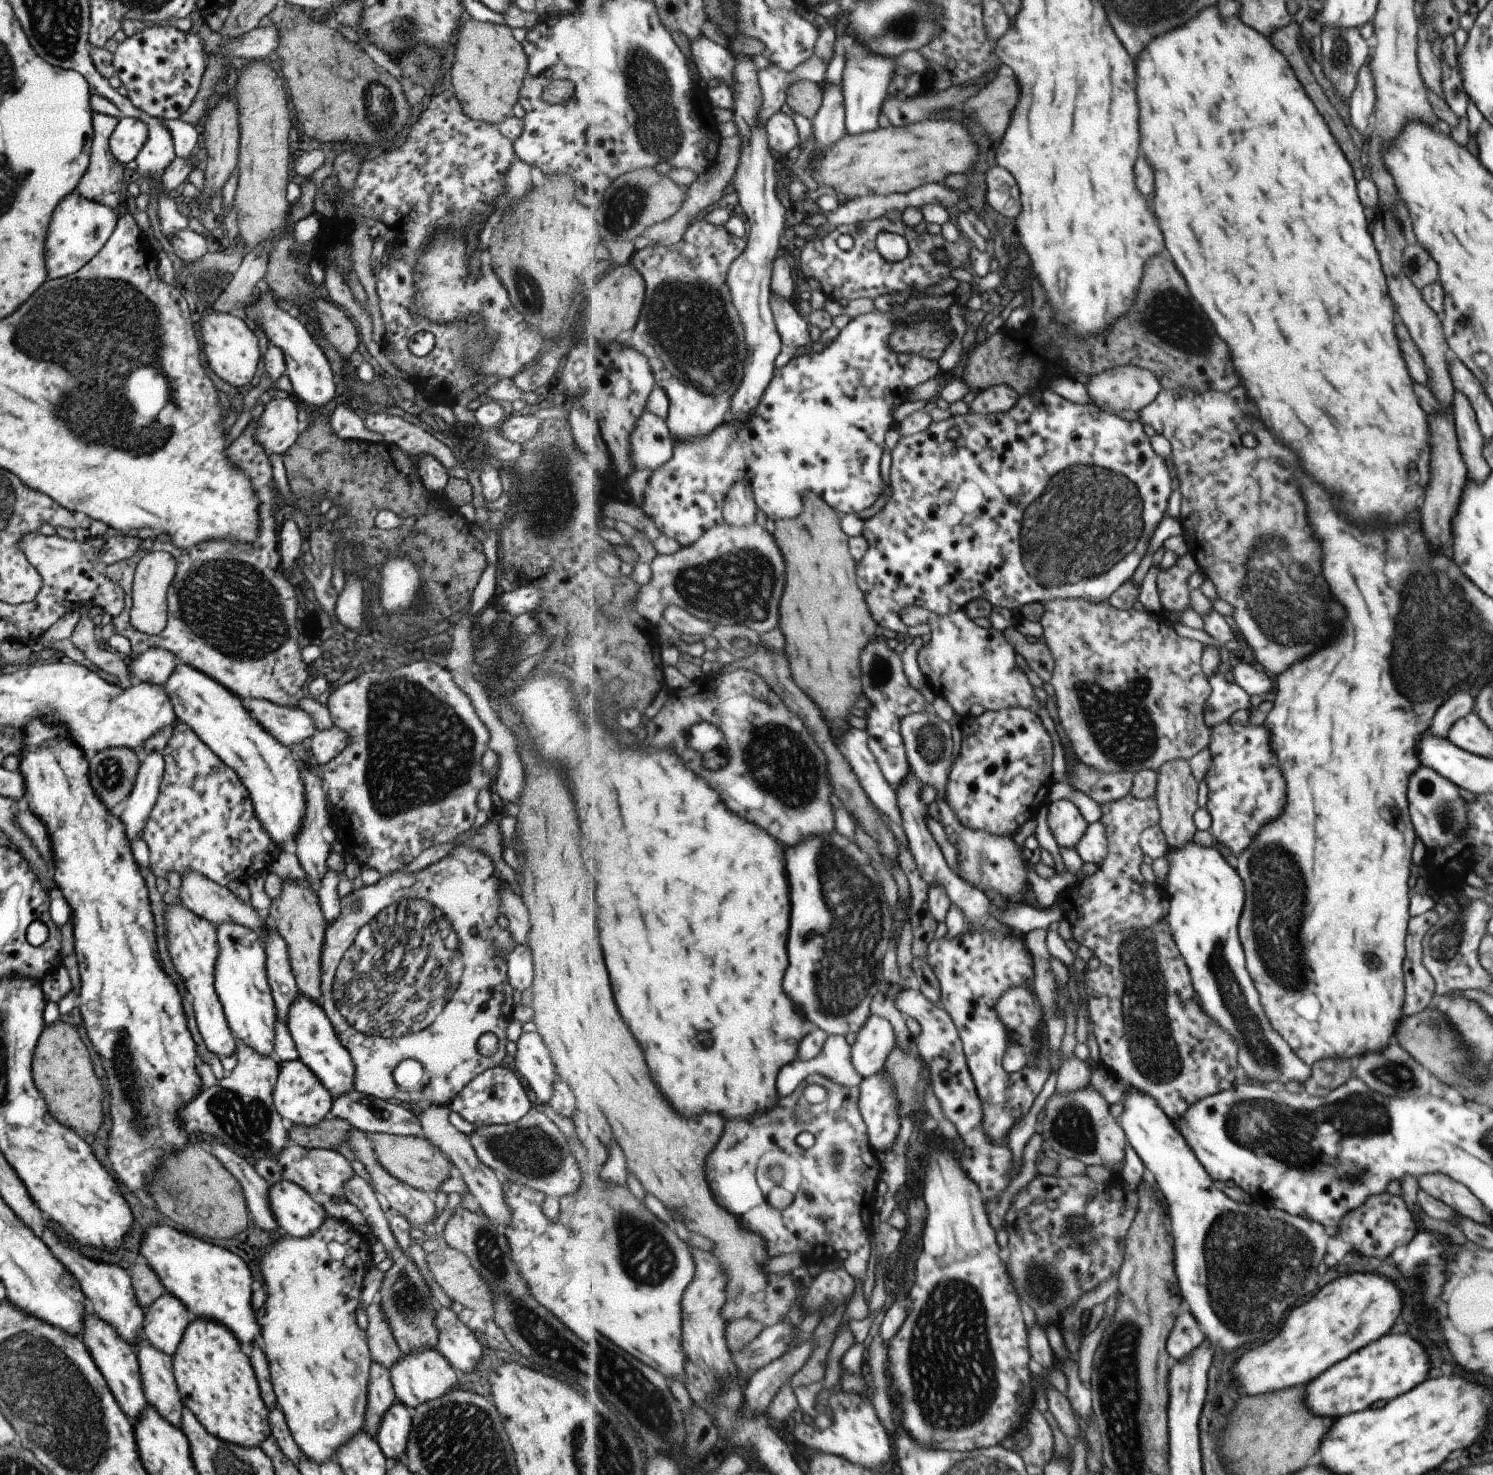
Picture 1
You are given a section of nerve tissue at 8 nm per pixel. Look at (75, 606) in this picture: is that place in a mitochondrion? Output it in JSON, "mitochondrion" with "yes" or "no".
{"mitochondrion":"no"}

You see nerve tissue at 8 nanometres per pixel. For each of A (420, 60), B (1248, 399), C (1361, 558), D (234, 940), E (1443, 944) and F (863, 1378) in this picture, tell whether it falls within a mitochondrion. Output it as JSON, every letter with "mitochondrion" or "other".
{"A":"mitochondrion","B":"other","C":"other","D":"other","E":"mitochondrion","F":"other"}

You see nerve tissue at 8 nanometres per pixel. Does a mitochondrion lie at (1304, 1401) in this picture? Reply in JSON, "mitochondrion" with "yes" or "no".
{"mitochondrion":"no"}

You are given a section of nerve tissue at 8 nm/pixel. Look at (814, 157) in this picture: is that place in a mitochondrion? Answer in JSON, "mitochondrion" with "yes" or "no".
{"mitochondrion":"no"}

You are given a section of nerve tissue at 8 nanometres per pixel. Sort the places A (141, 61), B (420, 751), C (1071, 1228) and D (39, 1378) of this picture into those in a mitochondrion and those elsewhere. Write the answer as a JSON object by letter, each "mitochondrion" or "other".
{"A":"other","B":"mitochondrion","C":"other","D":"mitochondrion"}

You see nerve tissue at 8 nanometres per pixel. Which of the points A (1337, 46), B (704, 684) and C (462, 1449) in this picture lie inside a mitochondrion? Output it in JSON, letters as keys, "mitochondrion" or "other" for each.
{"A":"mitochondrion","B":"other","C":"mitochondrion"}

